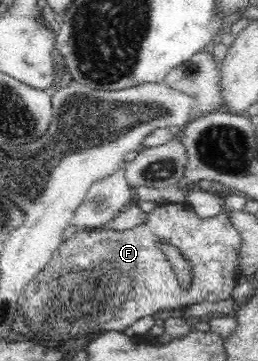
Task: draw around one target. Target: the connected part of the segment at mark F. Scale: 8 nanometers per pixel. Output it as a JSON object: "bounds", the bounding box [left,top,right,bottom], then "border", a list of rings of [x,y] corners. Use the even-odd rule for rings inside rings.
{"bounds":[17,202,241,344],"border":[[[168,202],[165,205],[157,206],[149,214],[146,214],[144,221],[141,221],[139,226],[134,226],[124,231],[101,228],[77,230],[69,240],[65,240],[59,245],[59,248],[52,254],[52,260],[48,263],[48,266],[35,274],[35,278],[25,283],[25,291],[22,292],[22,295],[18,299],[18,308],[21,308],[18,311],[23,316],[23,322],[17,322],[17,326],[25,326],[25,332],[23,334],[29,336],[29,341],[37,344],[45,344],[47,340],[61,342],[61,340],[71,340],[77,334],[85,334],[85,336],[87,334],[95,334],[95,330],[117,330],[123,332],[140,318],[151,316],[155,312],[161,312],[162,310],[174,311],[177,308],[182,310],[184,307],[191,306],[191,304],[201,304],[201,302],[229,300],[229,298],[232,298],[233,288],[235,288],[237,277],[240,274],[237,271],[237,264],[239,264],[239,246],[241,246],[241,235],[239,235],[239,231],[233,226],[233,223],[228,219],[228,216],[223,210],[213,216],[213,218],[203,220],[198,217],[193,207],[187,202]],[[163,244],[168,244],[168,246],[175,248],[176,252],[179,252],[180,256],[183,256],[183,260],[187,261],[188,266],[190,266],[190,279],[186,287],[181,285],[175,273],[175,267],[167,257],[165,251],[163,251],[163,247],[161,247]]]}

